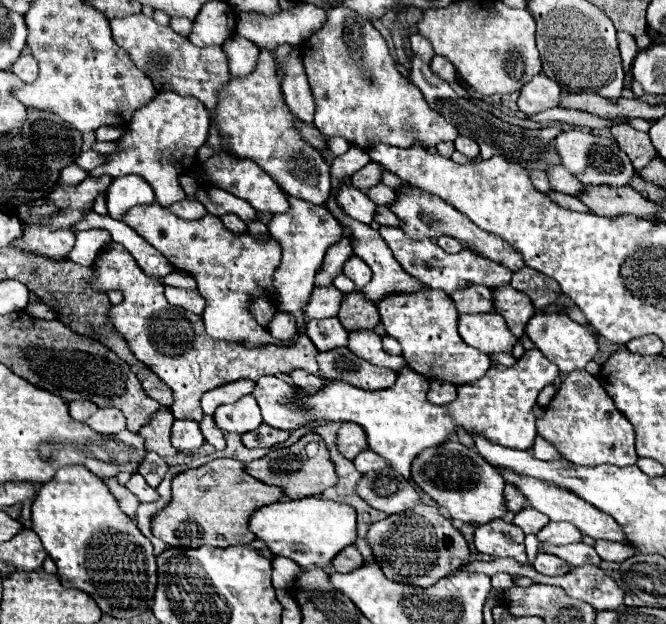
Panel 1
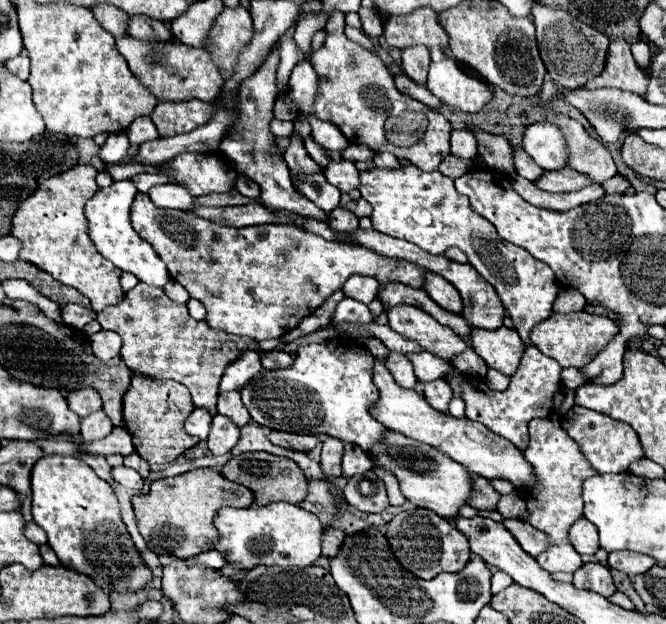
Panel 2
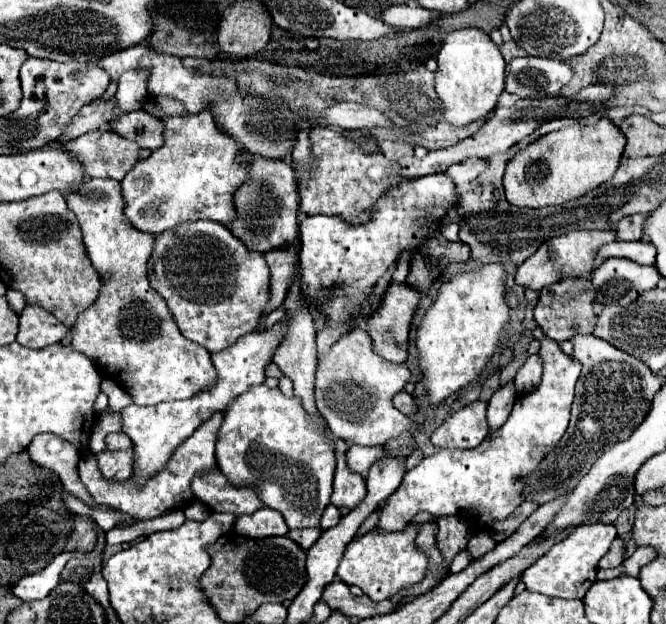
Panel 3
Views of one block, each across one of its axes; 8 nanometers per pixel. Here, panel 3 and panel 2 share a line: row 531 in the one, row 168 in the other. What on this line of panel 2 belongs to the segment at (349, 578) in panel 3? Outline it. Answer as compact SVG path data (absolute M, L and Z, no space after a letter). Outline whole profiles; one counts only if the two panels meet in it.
M412 164L400 170L372 168L360 174L360 192L362 198L374 206L374 230L392 238L408 240L434 256L444 254L446 248L460 248L468 256L468 264L496 288L508 316L514 322L514 330L526 344L530 344L530 330L536 322L552 314L552 304L558 296L556 278L546 264L534 260L528 252L524 252L524 248L500 240L496 228L492 228L492 224L488 224L482 216L476 216L468 198L456 192L452 178L440 174L438 170L422 172Z

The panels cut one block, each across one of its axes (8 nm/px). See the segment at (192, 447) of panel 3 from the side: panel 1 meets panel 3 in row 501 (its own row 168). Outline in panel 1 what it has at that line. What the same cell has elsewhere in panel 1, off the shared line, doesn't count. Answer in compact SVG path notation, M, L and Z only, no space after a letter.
M159 92L152 102L134 112L128 132L122 140L118 140L118 150L106 156L106 162L100 164L100 168L91 170L89 176L110 175L118 178L124 174L138 174L152 186L160 204L184 200L186 194L178 182L178 176L188 174L196 166L198 148L206 142L210 126L210 113L196 98L180 96L176 92Z

